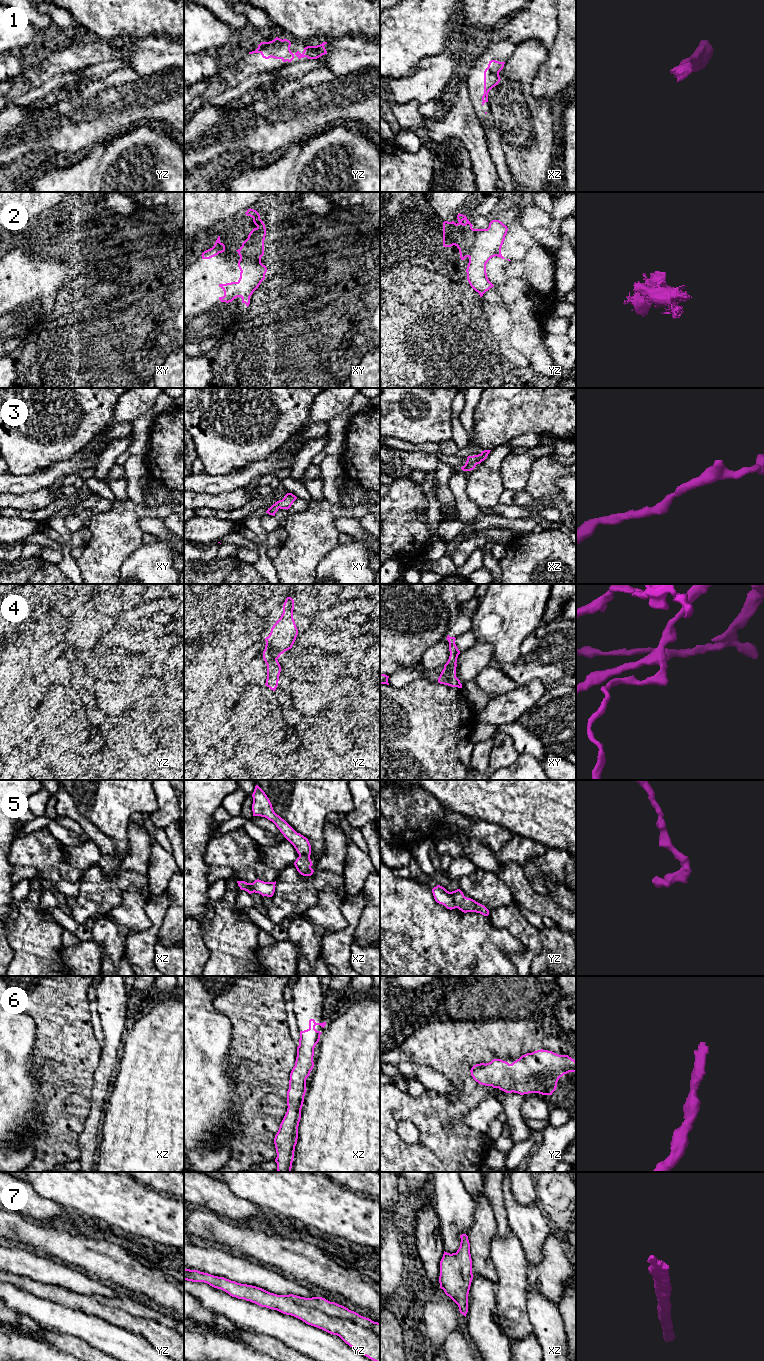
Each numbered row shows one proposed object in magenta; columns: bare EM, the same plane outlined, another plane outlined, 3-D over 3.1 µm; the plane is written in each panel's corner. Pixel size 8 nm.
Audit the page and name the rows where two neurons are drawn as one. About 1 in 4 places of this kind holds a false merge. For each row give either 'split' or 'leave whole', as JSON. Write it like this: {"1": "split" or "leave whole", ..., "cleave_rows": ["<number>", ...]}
{"1": "leave whole", "2": "leave whole", "3": "leave whole", "4": "leave whole", "5": "leave whole", "6": "leave whole", "7": "leave whole", "cleave_rows": []}

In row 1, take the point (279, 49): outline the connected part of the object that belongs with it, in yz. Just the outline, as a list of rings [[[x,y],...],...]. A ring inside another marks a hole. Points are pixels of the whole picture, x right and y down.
[[[276,37],[269,42],[261,42],[255,51],[249,54],[260,53],[263,58],[281,59],[283,62],[291,62],[294,59],[294,54],[290,50],[291,42],[287,39],[280,39]]]

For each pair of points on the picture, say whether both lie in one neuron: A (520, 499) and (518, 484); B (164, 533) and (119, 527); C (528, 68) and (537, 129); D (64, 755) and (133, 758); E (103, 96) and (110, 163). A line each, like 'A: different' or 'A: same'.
A: different
B: different
C: same
D: same
E: different

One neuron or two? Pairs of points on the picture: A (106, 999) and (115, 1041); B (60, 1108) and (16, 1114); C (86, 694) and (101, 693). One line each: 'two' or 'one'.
A: one
B: two
C: two

